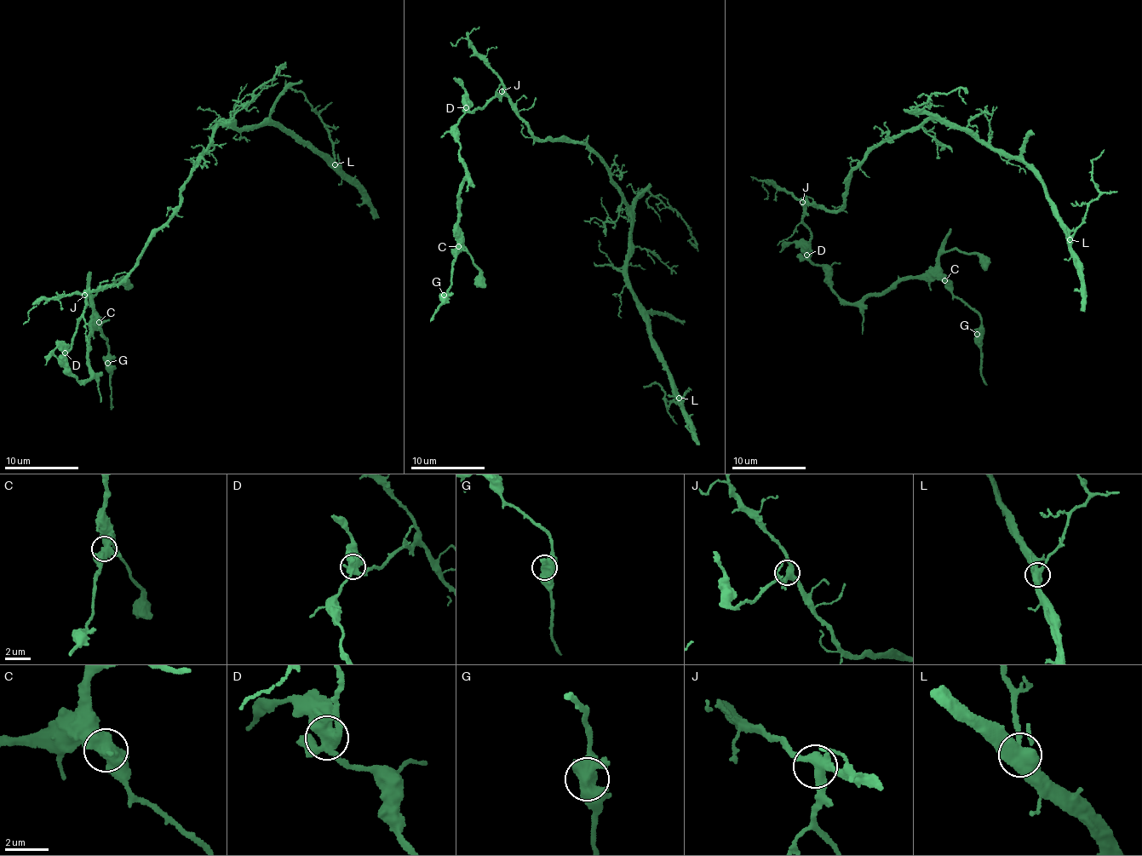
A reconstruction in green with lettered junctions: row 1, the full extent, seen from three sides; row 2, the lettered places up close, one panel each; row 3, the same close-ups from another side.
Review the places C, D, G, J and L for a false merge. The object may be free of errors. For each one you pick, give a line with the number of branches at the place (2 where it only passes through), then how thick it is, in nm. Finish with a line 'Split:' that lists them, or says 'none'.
D: Branches: 4. Thickness 500 nm
Split: D

